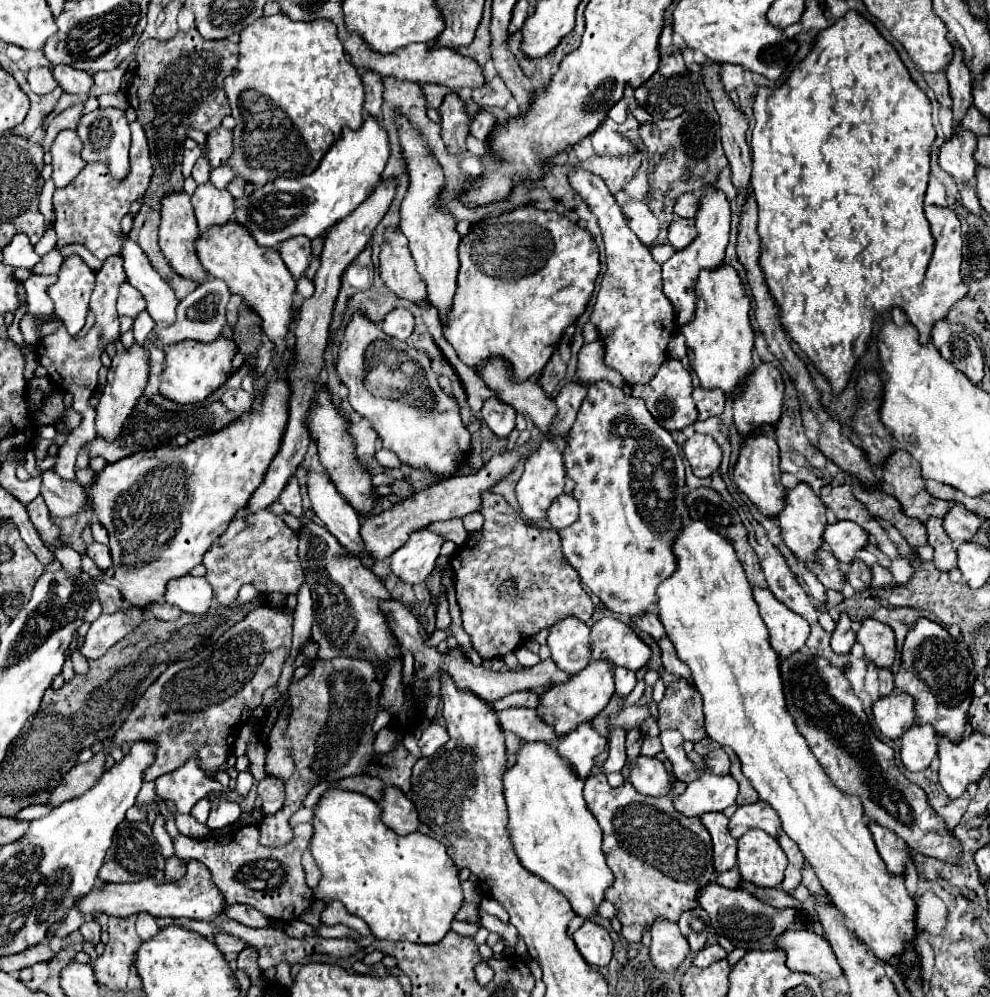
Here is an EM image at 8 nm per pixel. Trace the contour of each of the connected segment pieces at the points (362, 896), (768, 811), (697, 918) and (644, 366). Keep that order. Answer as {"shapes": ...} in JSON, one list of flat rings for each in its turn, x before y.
{"shapes":[[[331,787,321,795,313,811,311,837,311,855,321,869,321,883,313,893,317,899,341,901,349,913,361,917,369,925,377,939,437,943,451,929,451,921,463,903,459,869,447,855,443,843,419,831,411,835,397,835,381,821,381,813,379,803,361,793]],[[755,801,751,805,737,807,735,815,729,819,729,829,733,839,741,839,749,829,761,829,771,837,777,837,781,831,781,821,769,803]],[[701,907,685,911,679,919,679,929,689,941,691,951,697,953,705,947,705,941,709,935,709,915]],[[571,167,569,183,591,207,593,215,597,215,605,241,607,273,603,275,597,301,589,317,599,329,601,341,605,345,605,361,609,367,617,369,629,385,647,383,647,379,655,375,655,369,667,361,667,343,679,329,673,307,667,303,667,297,661,289,661,265,629,229,619,203,599,175,593,175,581,167]]]}

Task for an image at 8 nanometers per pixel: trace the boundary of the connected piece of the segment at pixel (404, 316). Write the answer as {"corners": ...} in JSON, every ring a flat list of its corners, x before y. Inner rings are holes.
{"corners":[[403,307,389,311,385,315,383,323,381,323,383,331,389,337,395,337,395,339,401,339,401,341,405,341,413,333,413,325,415,325,413,315,407,309,403,309]]}

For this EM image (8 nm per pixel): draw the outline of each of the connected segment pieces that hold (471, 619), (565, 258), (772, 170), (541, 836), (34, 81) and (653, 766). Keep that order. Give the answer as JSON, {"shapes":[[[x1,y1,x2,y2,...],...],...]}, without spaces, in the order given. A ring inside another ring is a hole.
{"shapes":[[[483,493,481,515,485,523,481,531,455,549,451,557,453,583,461,609,463,631,471,637,473,647,483,659,499,659,515,651,541,629,551,627,563,617,591,619,593,601,579,583,577,571,561,553,557,529,539,529,527,523,507,501,497,493],[509,579,533,579,517,585,517,599,503,601,497,597,499,587]],[[517,207,513,211,507,211,507,213,501,213,497,217,489,217,485,221,481,221,477,227,473,227,469,231,467,237,461,239,459,243,459,275,457,275,457,293,455,293,455,299,453,299,453,305,451,305,451,311,449,311,449,319,443,323,443,337,455,347,459,359,471,367,471,369,479,369,483,363,487,363,491,357,499,357,503,359,513,375,515,375,515,381,527,381,529,377,541,373,541,369,547,365,549,357,553,355,563,331,573,325,579,315,585,311,587,307,587,301,595,289,595,279,599,275,599,251,597,251,597,243,593,241,591,233,583,227,579,227,577,223,569,221,567,217,559,215,557,211,539,211,535,207]],[[851,11,839,23,835,23,833,27,819,33,813,51,805,57,803,63,797,65,797,69,789,75,789,79,785,81,783,87,779,87,779,89,761,87,759,89,759,93,755,95,755,101,753,101,753,115,755,115,755,127,753,127,753,139,751,139,751,147,753,147,751,187,755,191,755,199,757,199,757,207,759,207,759,221,757,221,757,233,761,239,759,265,763,269,769,293,775,299,775,305,779,307,779,319,781,319,783,329,799,345,799,349,813,361,815,369,827,377,833,395,839,395,847,387,851,373,853,373,853,367,863,357,867,343,871,339,873,323,879,315,883,315,885,311,889,311,893,307,903,309,908,322,919,331,919,343,925,345,929,341,933,325,939,319,945,319,951,305,967,293,967,285,963,283,963,277,961,277,959,219,947,207,924,205,925,191,927,191,929,181,929,147,935,141,935,129,931,123,931,101,913,83,913,79,911,79,909,71,905,69,903,61,899,59,895,47,889,45,879,35,879,31,873,27,873,23,869,23,859,13],[847,237,855,239,853,245,847,245]],[[523,743,515,765,505,773,505,799,515,853,521,865,563,893,575,915,591,919,605,901,613,873,601,851,601,831,583,799,583,781,547,743]],[[35,67,35,69,31,69,31,71,27,73,27,81,29,81,31,89,33,89,35,93,39,93,39,95,51,93,51,91,57,87,57,83,55,83,49,67]],[[639,757,631,765,631,777,629,781,633,787,643,793,643,795,653,795,653,797,663,797,671,793,671,783,673,783,673,773,665,769,665,765,655,759,655,757]]]}

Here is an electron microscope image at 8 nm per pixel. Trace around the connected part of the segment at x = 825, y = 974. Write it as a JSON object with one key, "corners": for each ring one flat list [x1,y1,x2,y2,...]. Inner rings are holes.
{"corners":[[789,929,779,935,775,947,783,947,787,955,785,965,791,971,809,973,821,981,839,977,843,973,827,939,811,929]]}

